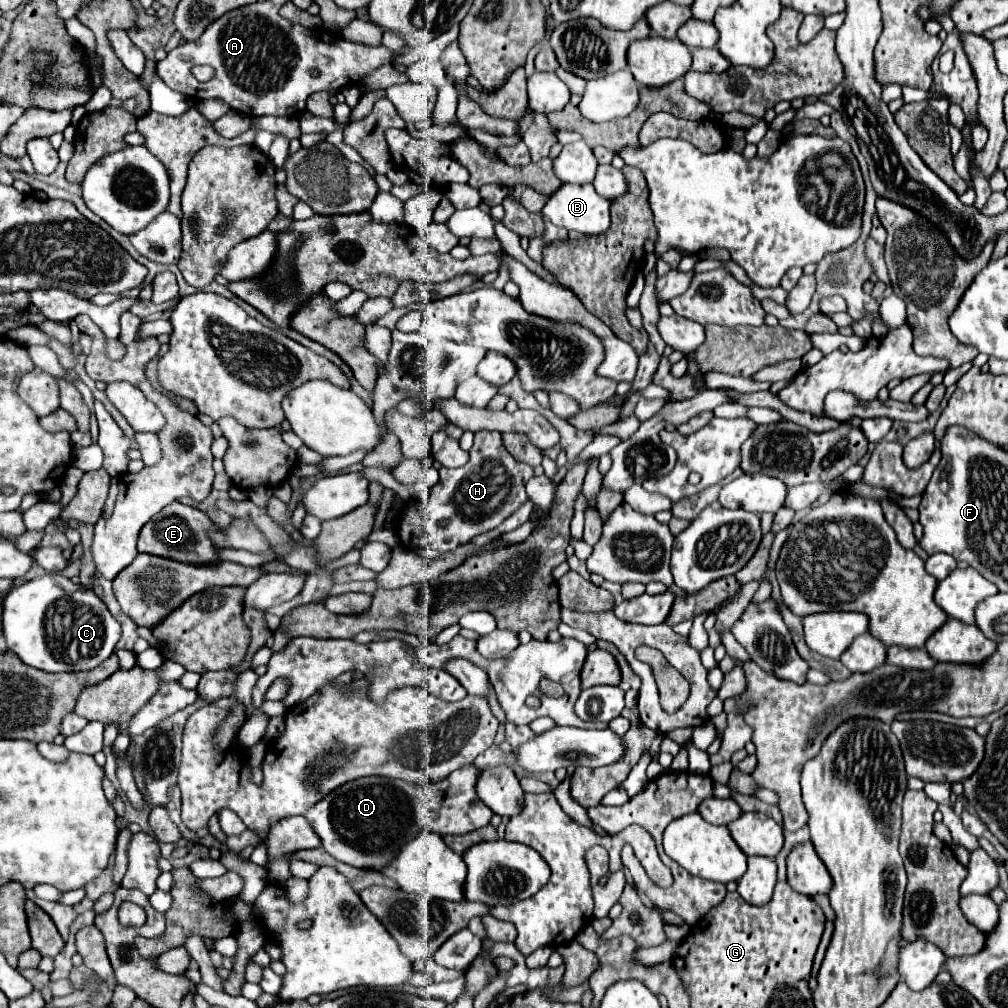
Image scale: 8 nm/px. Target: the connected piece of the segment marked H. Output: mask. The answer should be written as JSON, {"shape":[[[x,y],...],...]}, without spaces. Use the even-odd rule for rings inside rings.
{"shape":[[[479,430],[475,432],[475,444],[469,450],[469,462],[453,470],[441,468],[439,474],[441,480],[431,490],[431,498],[423,502],[423,516],[411,524],[405,520],[403,528],[399,526],[399,538],[405,546],[451,552],[457,546],[467,544],[471,538],[493,530],[527,500],[525,484],[533,476],[533,468],[517,462],[505,450],[499,432]],[[441,518],[449,518],[451,524],[439,528]]]}

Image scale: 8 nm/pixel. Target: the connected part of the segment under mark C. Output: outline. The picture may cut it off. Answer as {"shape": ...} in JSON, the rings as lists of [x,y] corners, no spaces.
{"shape":[[[47,574],[33,578],[21,586],[11,588],[3,598],[3,634],[7,646],[27,664],[45,672],[79,672],[91,670],[105,662],[121,636],[119,622],[111,616],[101,598],[81,584],[73,584],[59,574]]]}

